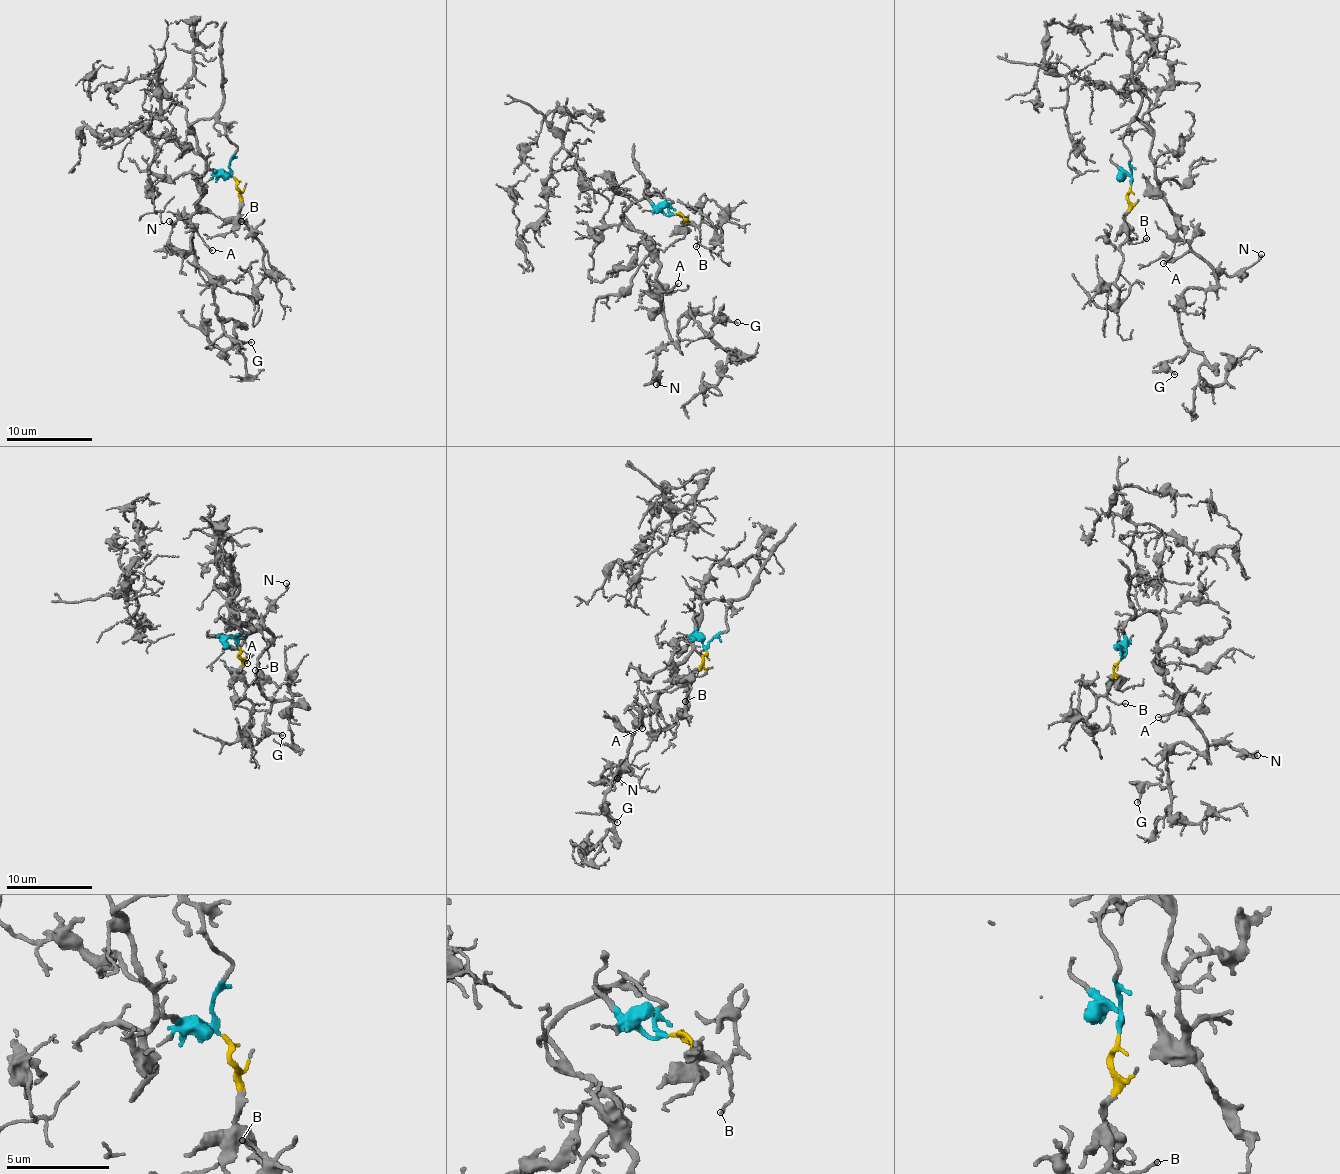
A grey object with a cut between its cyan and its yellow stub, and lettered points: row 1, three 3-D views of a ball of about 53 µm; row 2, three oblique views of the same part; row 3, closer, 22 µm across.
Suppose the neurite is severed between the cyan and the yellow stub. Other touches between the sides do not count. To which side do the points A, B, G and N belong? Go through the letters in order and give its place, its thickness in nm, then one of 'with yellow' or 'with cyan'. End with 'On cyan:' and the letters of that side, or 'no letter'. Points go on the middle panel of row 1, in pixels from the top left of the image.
A: place (678, 283); calibre 150 nm; with cyan
B: place (696, 246); calibre 140 nm; with yellow
G: place (737, 322); calibre 140 nm; with cyan
N: place (656, 384); calibre 200 nm; with cyan
On cyan: A, G, N

